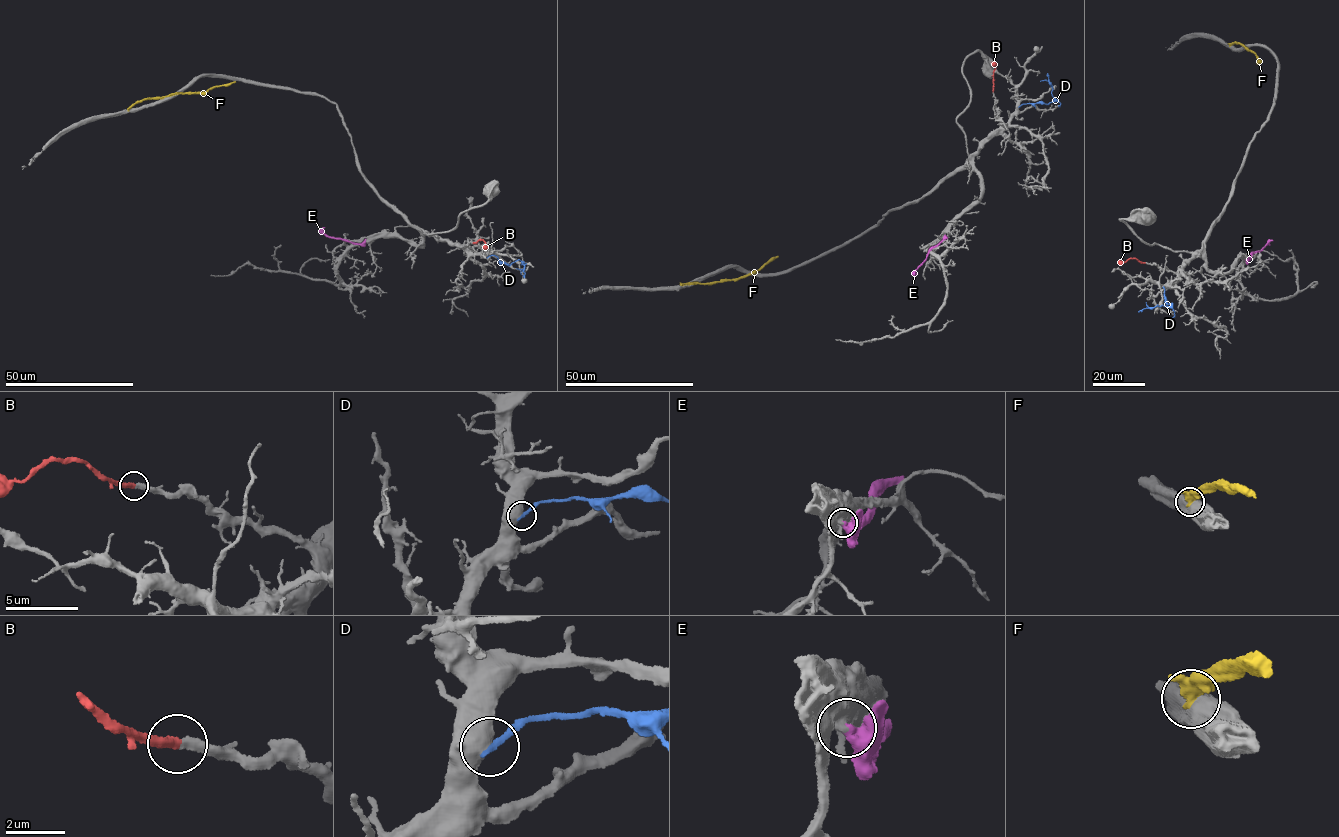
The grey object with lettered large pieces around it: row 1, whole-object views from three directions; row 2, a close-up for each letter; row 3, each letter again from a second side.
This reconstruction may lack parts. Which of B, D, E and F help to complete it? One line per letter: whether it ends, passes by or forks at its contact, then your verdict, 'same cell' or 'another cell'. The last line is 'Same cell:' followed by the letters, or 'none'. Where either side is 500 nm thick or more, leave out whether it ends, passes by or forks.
B: it ends; same cell
D: another cell
E: another cell
F: another cell
Same cell: B

